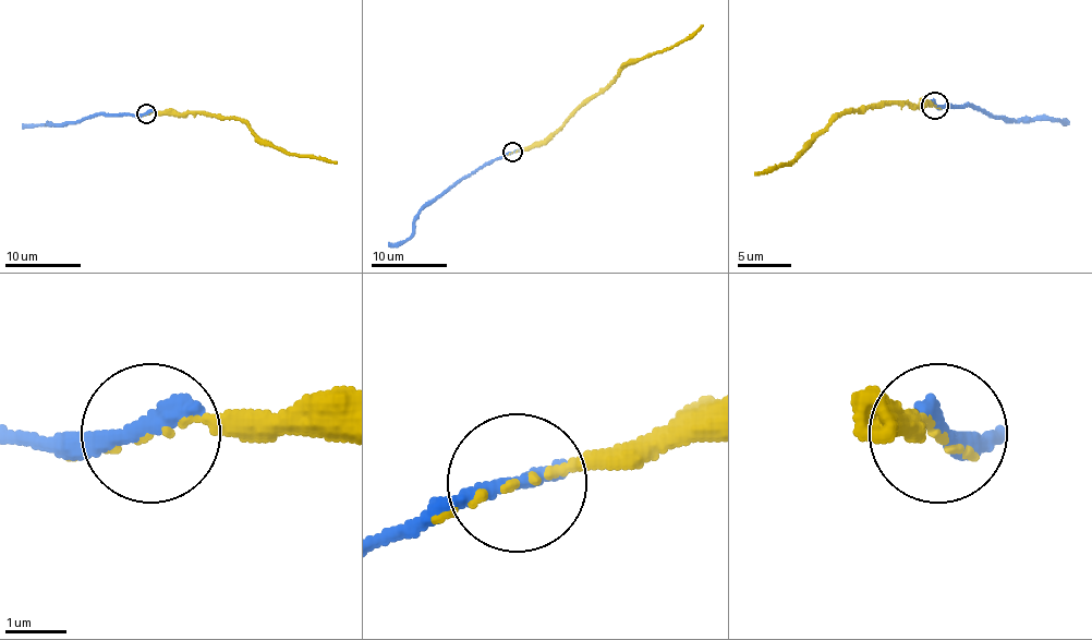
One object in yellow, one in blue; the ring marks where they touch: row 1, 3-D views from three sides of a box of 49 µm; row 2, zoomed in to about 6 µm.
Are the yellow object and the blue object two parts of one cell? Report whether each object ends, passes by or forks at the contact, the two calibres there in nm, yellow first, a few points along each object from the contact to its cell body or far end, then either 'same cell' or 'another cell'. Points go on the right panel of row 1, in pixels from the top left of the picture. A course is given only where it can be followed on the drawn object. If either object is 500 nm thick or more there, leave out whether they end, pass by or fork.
yellow passes by | blue ends | 80/360 nm | yellow via (934, 106), (877, 103), (846, 108), (795, 159), (754, 176) | blue via (934, 106), (971, 106), (1009, 119), (1060, 119), (1063, 124) | same cell

